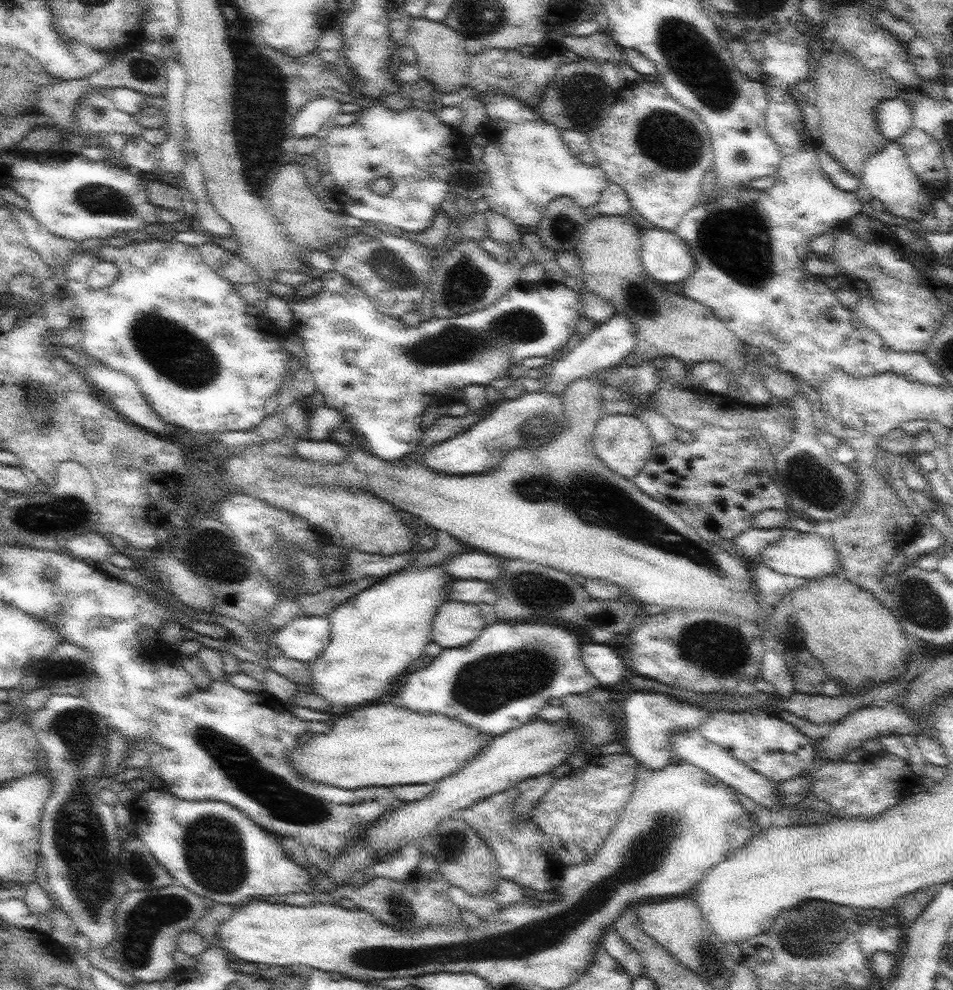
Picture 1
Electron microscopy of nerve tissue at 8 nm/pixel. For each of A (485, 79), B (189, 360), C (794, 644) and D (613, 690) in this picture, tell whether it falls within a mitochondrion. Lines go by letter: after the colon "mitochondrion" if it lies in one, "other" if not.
A: other
B: mitochondrion
C: other
D: other

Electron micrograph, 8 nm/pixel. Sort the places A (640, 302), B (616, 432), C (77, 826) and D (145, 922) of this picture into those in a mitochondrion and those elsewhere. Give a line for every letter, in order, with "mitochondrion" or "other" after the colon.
A: mitochondrion
B: other
C: mitochondrion
D: mitochondrion

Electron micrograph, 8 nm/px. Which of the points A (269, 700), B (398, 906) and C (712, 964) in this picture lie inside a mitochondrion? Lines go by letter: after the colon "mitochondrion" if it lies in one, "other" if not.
A: other
B: mitochondrion
C: mitochondrion

